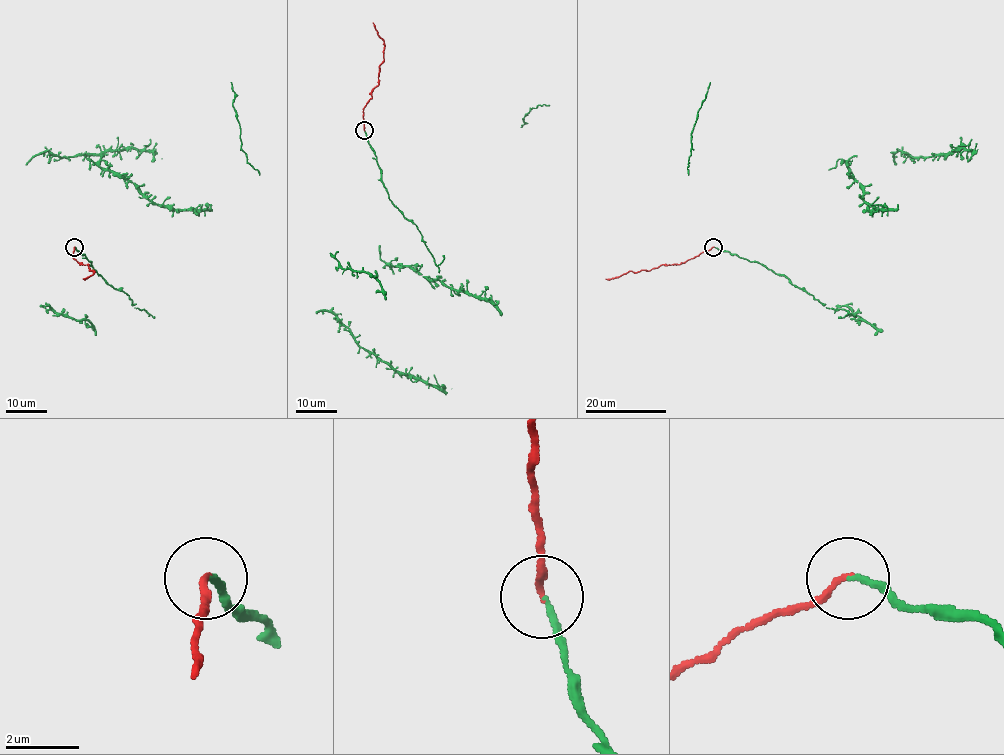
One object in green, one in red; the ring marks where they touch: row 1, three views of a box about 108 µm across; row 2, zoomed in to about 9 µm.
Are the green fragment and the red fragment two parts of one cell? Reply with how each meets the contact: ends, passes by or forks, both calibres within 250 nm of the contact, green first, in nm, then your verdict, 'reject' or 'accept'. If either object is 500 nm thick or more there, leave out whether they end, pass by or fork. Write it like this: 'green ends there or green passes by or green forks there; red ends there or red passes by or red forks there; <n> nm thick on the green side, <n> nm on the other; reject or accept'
green ends there; red ends there; 150 nm thick on the green side, 180 nm on the other; accept

